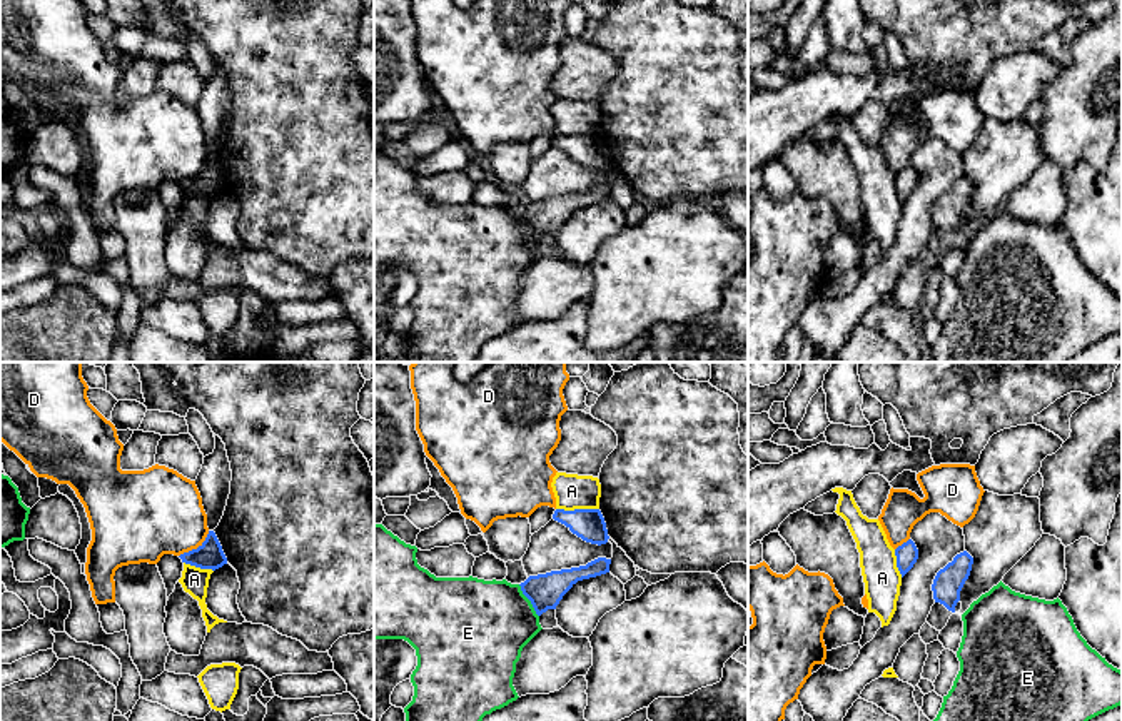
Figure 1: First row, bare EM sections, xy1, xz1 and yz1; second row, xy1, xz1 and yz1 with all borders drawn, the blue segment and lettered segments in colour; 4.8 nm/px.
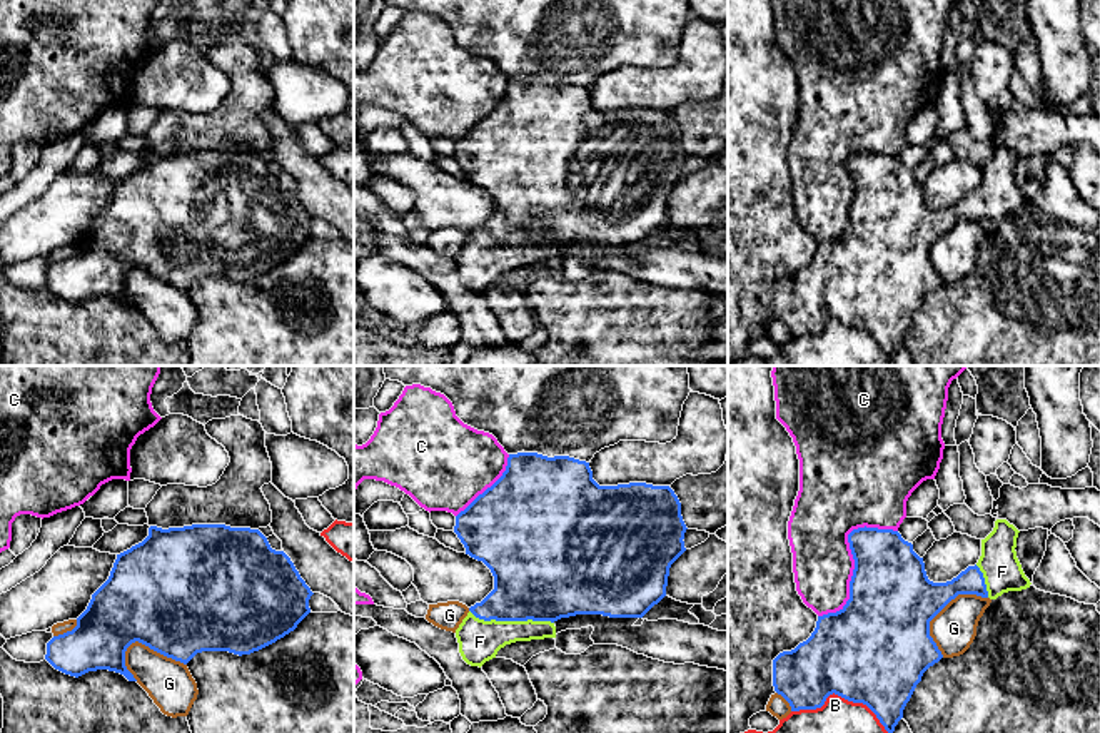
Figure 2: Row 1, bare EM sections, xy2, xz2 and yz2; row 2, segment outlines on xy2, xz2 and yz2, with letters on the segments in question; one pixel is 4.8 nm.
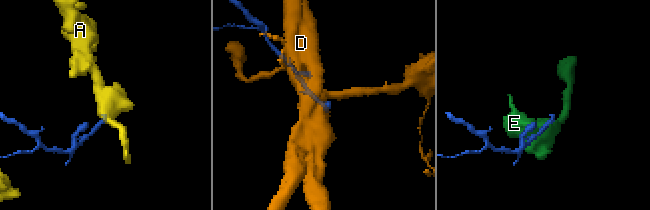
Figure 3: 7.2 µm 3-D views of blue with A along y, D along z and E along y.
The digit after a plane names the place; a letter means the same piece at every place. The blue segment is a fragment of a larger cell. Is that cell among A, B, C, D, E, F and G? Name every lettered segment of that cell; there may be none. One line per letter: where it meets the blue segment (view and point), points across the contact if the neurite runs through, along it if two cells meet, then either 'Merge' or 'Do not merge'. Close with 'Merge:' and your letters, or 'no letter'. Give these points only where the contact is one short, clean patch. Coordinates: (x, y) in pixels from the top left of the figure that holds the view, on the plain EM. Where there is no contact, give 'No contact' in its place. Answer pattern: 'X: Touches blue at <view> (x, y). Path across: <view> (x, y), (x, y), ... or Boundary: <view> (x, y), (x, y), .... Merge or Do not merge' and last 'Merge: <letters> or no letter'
A: Touches blue at xz1 (578, 136). Boundary: xz1 (556, 134), (598, 136). Do not merge
B: Touches blue at yz2 (843, 323). Do not merge
C: Touches blue at yz2 (853, 184). Do not merge
D: Touches blue at xy1 (197, 174). Boundary: xy1 (209, 157), (196, 174), (179, 182). Do not merge
E: Touches blue at xz1 (530, 226). Do not merge
F: Touches blue at xz2 (511, 246). Path across: xz2 (539, 202), (511, 246), (501, 246), (479, 267). Merge
G: Touches blue at yz2 (940, 236). Do not merge
Merge: F

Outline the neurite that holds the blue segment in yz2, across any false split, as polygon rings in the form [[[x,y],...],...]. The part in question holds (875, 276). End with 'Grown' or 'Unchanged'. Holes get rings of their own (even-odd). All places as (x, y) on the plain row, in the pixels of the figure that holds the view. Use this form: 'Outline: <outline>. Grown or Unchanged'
Outline: [[[997,145],[993,157],[981,165],[978,189],[951,207],[933,209],[923,184],[898,157],[853,155],[848,160],[855,185],[850,225],[840,237],[818,242],[806,267],[773,286],[775,317],[790,329],[791,337],[821,334],[833,319],[863,329],[891,362],[923,299],[943,284],[930,262],[930,247],[958,220],[997,225],[1003,219],[1030,214],[1015,177],[1018,159],[1007,145]]]. Grown

